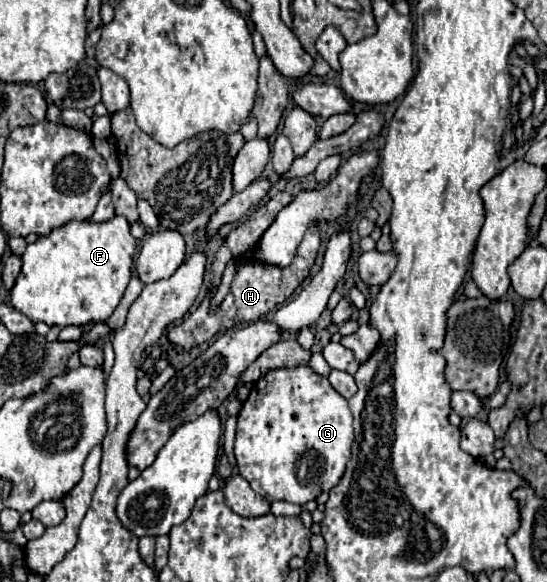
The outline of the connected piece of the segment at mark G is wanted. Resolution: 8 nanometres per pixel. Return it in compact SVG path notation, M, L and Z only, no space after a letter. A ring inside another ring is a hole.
M308 365L286 367L268 371L252 385L250 395L238 415L234 457L240 475L266 501L288 501L304 505L308 501L314 501L320 493L330 491L338 485L346 467L346 459L350 457L352 441L354 429L348 401L330 385L328 377L318 375Z

